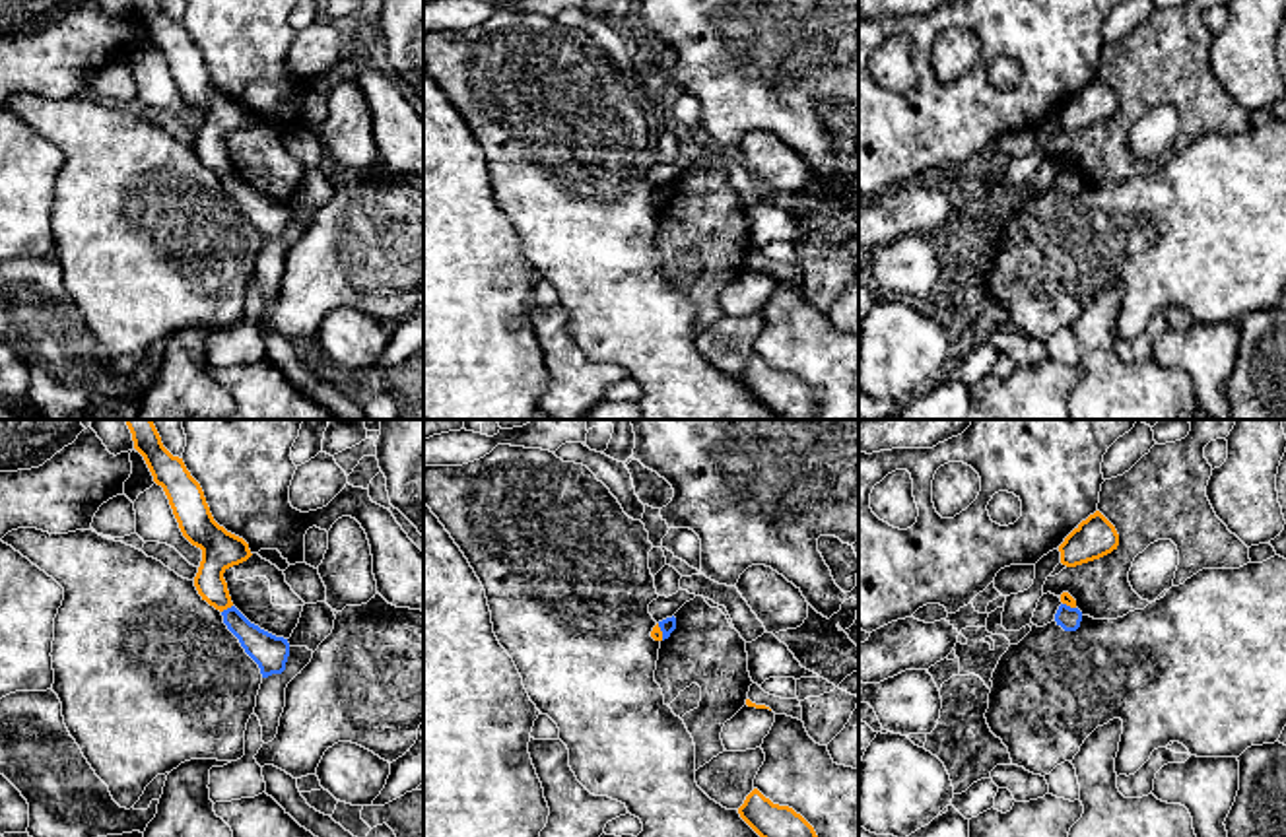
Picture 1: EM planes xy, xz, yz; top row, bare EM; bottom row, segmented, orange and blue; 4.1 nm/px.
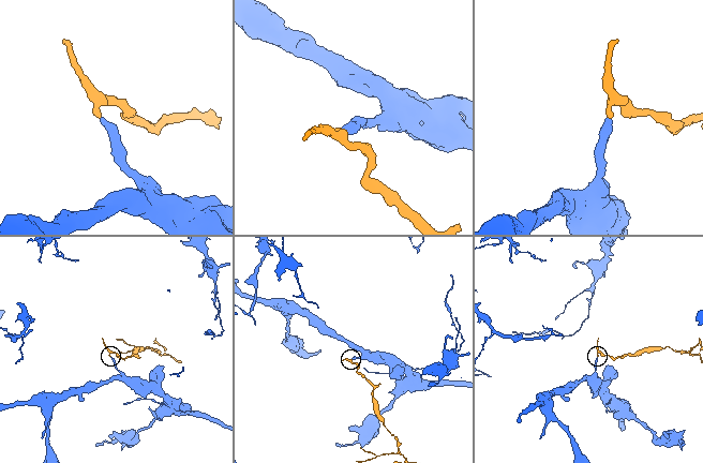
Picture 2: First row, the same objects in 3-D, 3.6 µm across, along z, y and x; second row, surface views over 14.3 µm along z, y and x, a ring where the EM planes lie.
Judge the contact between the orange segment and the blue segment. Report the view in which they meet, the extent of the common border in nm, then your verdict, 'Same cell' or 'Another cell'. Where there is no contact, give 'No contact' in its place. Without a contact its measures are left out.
Touches orange in xy. Shared border 60 nm. Another cell

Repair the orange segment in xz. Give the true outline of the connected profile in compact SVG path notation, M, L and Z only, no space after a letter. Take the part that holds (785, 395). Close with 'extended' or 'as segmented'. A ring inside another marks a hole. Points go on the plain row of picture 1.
M754 353L738 373L740 383L773 414L787 419L816 419L814 392L793 373L773 369Z; as segmented

